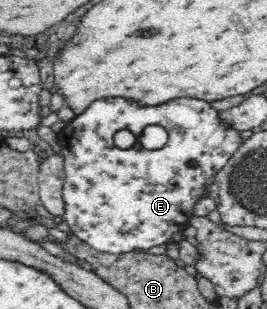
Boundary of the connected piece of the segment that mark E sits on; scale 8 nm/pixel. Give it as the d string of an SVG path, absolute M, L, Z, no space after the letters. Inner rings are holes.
M107 97L107 99L99 99L95 103L91 103L81 115L75 116L73 121L69 121L65 127L58 133L58 144L61 147L59 152L60 156L64 161L64 183L62 189L62 196L65 202L65 213L64 213L64 222L70 227L71 235L80 239L84 243L87 243L92 249L101 252L102 254L121 254L121 253L130 253L136 251L147 251L150 248L160 246L162 244L168 244L170 239L173 239L177 233L182 233L183 229L192 224L192 220L195 216L195 205L197 201L209 196L209 185L215 183L217 179L217 173L229 163L231 157L235 155L237 149L241 148L243 141L245 140L246 134L241 130L237 130L233 124L225 122L221 118L221 111L215 108L215 105L211 105L210 101L203 100L201 98L192 98L192 97L179 97L175 101L167 101L163 105L141 105L138 101L127 101L127 99L121 99L121 97ZM148 125L162 125L167 129L169 134L169 139L165 144L165 147L161 149L155 149L155 151L149 151L149 149L143 149L141 143L137 139L141 135L141 131L145 129ZM117 131L131 131L136 137L136 142L129 149L121 149L115 145L113 137Z

